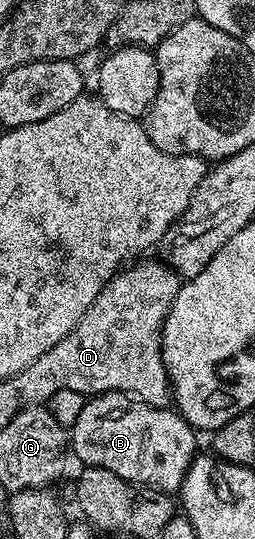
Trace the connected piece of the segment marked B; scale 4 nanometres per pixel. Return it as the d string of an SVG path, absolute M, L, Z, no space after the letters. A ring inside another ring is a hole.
M102 392L86 399L83 410L71 429L71 452L82 460L82 465L111 470L111 474L123 478L129 484L153 488L166 494L177 494L180 493L193 457L198 455L197 436L195 429L172 407L156 408L124 392Z

